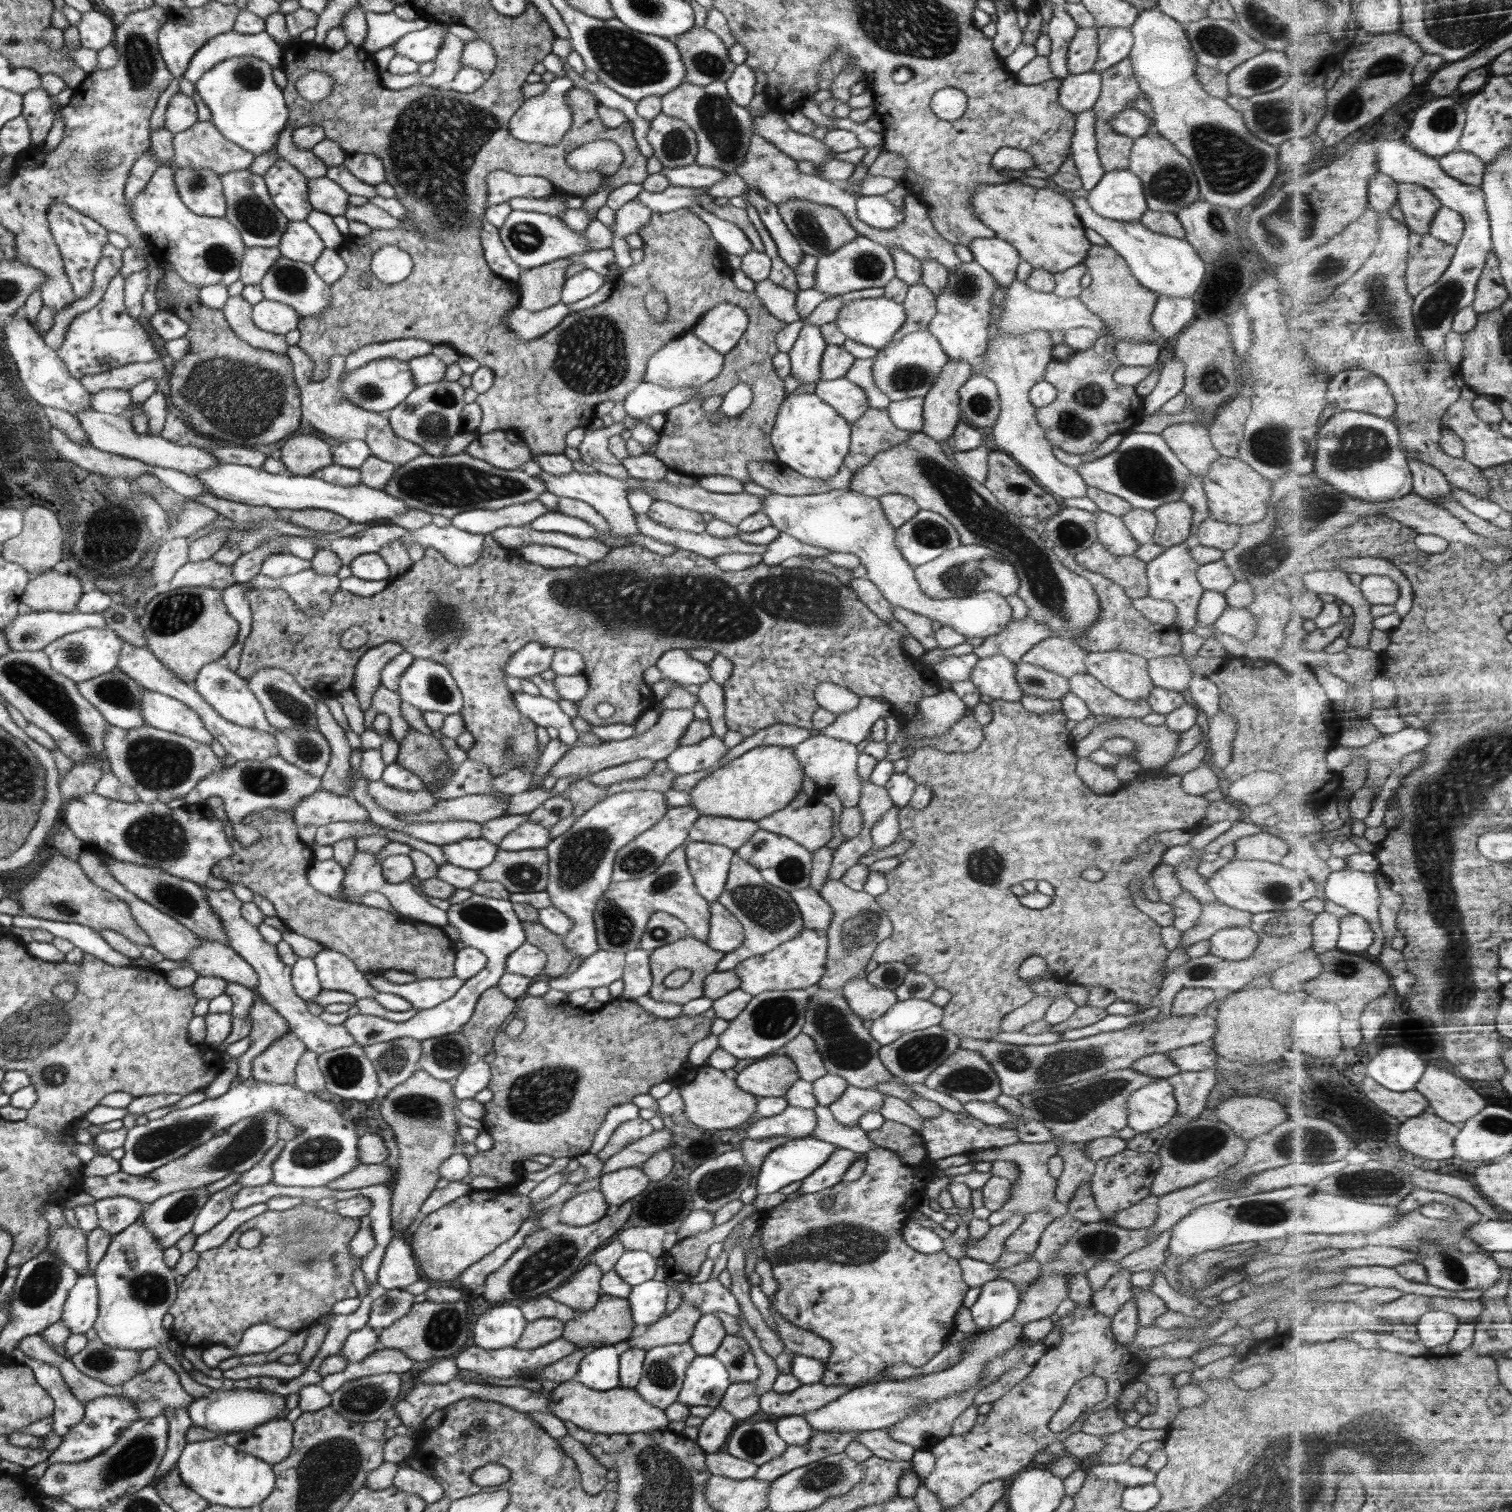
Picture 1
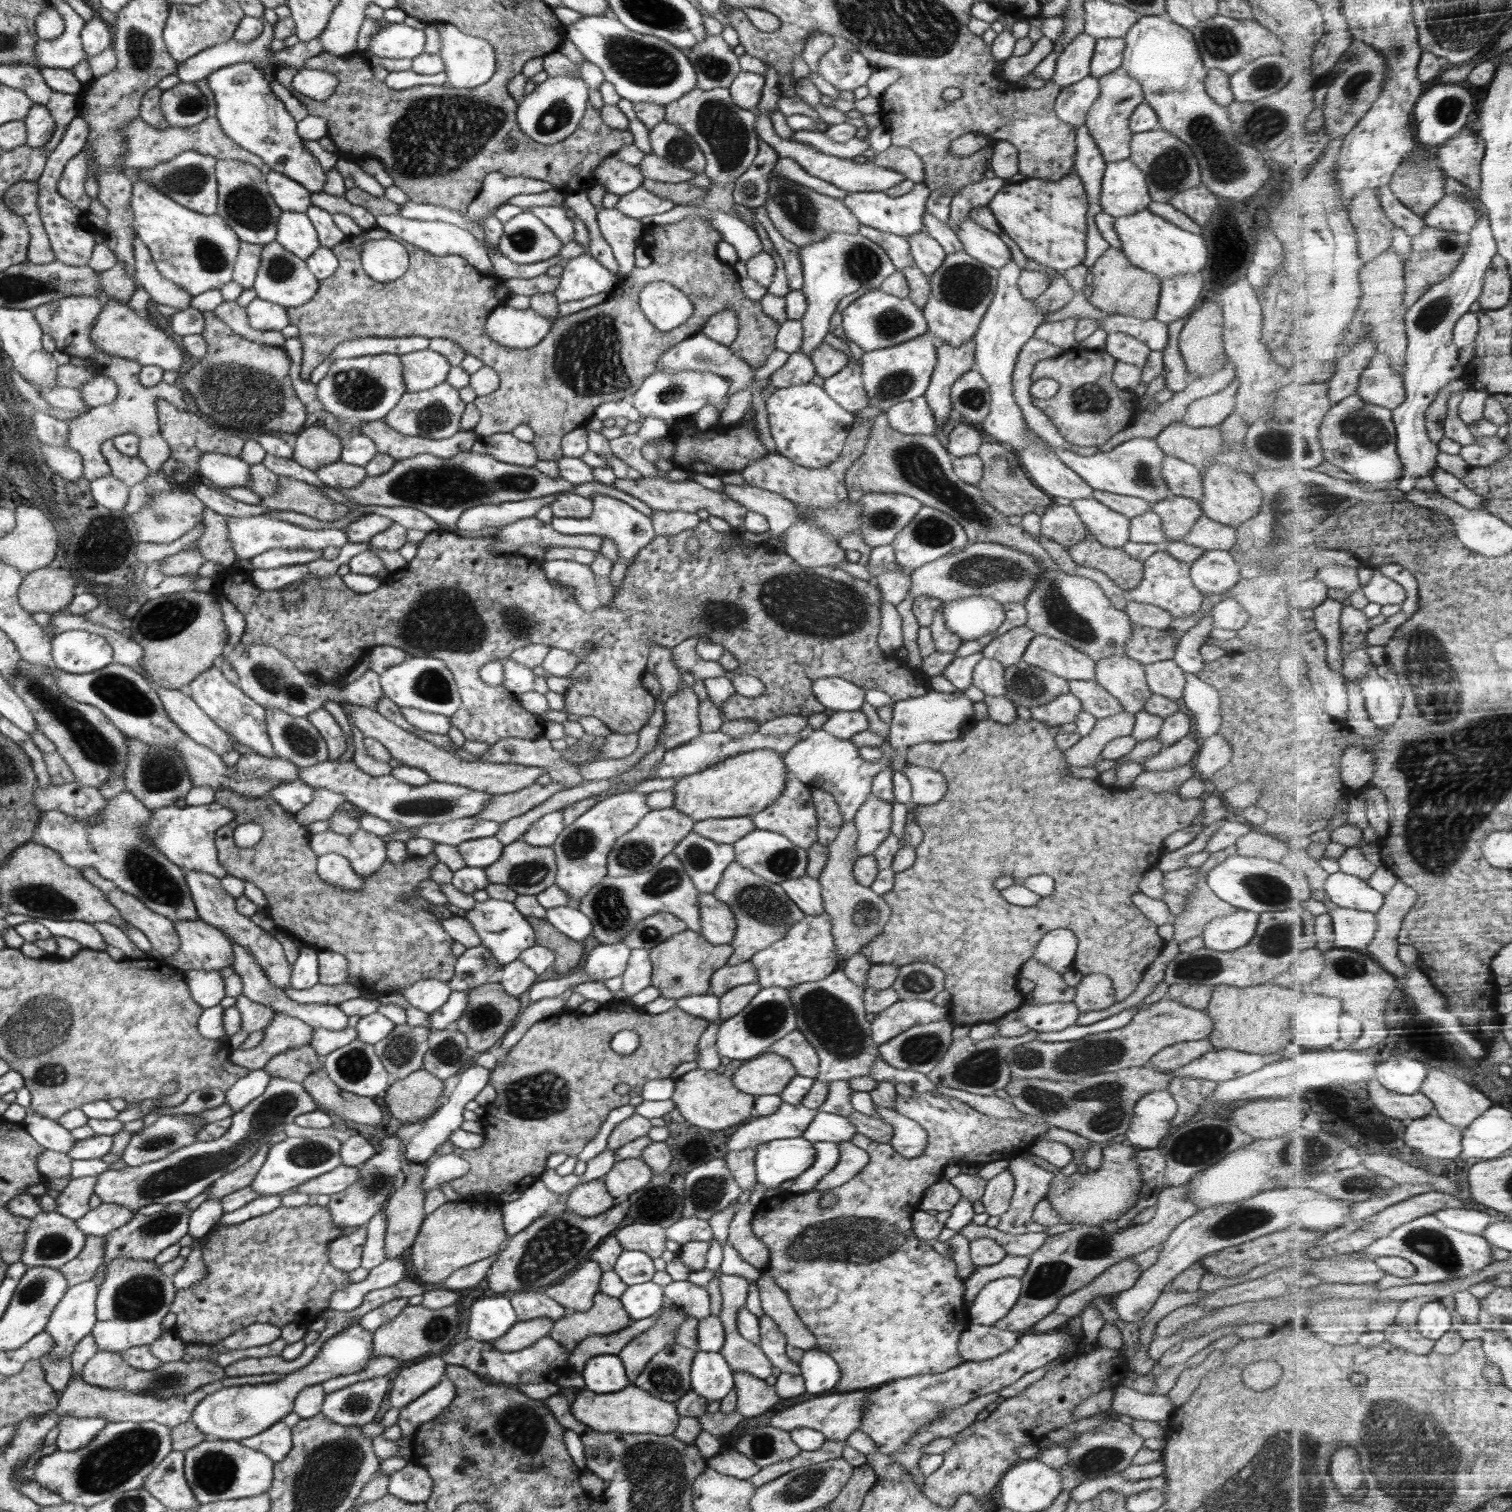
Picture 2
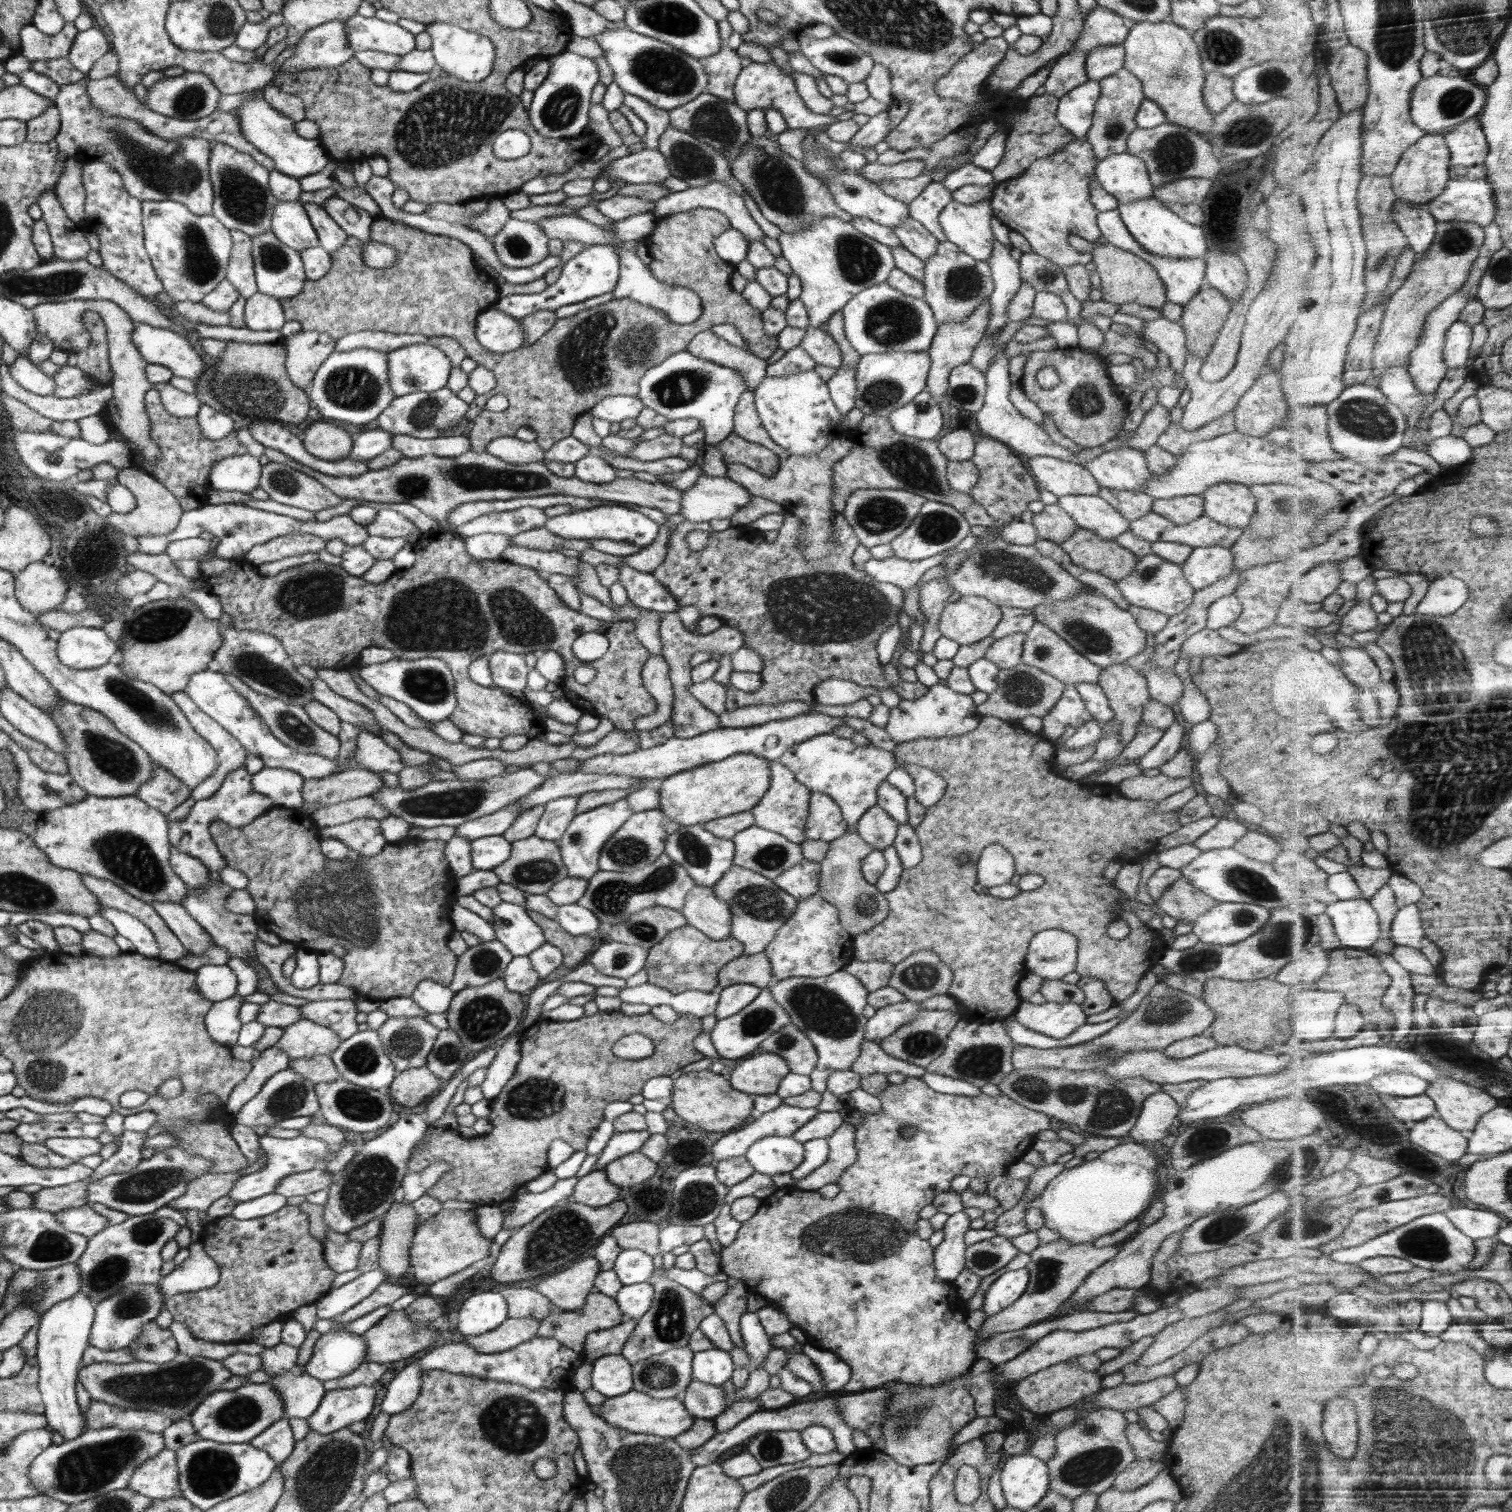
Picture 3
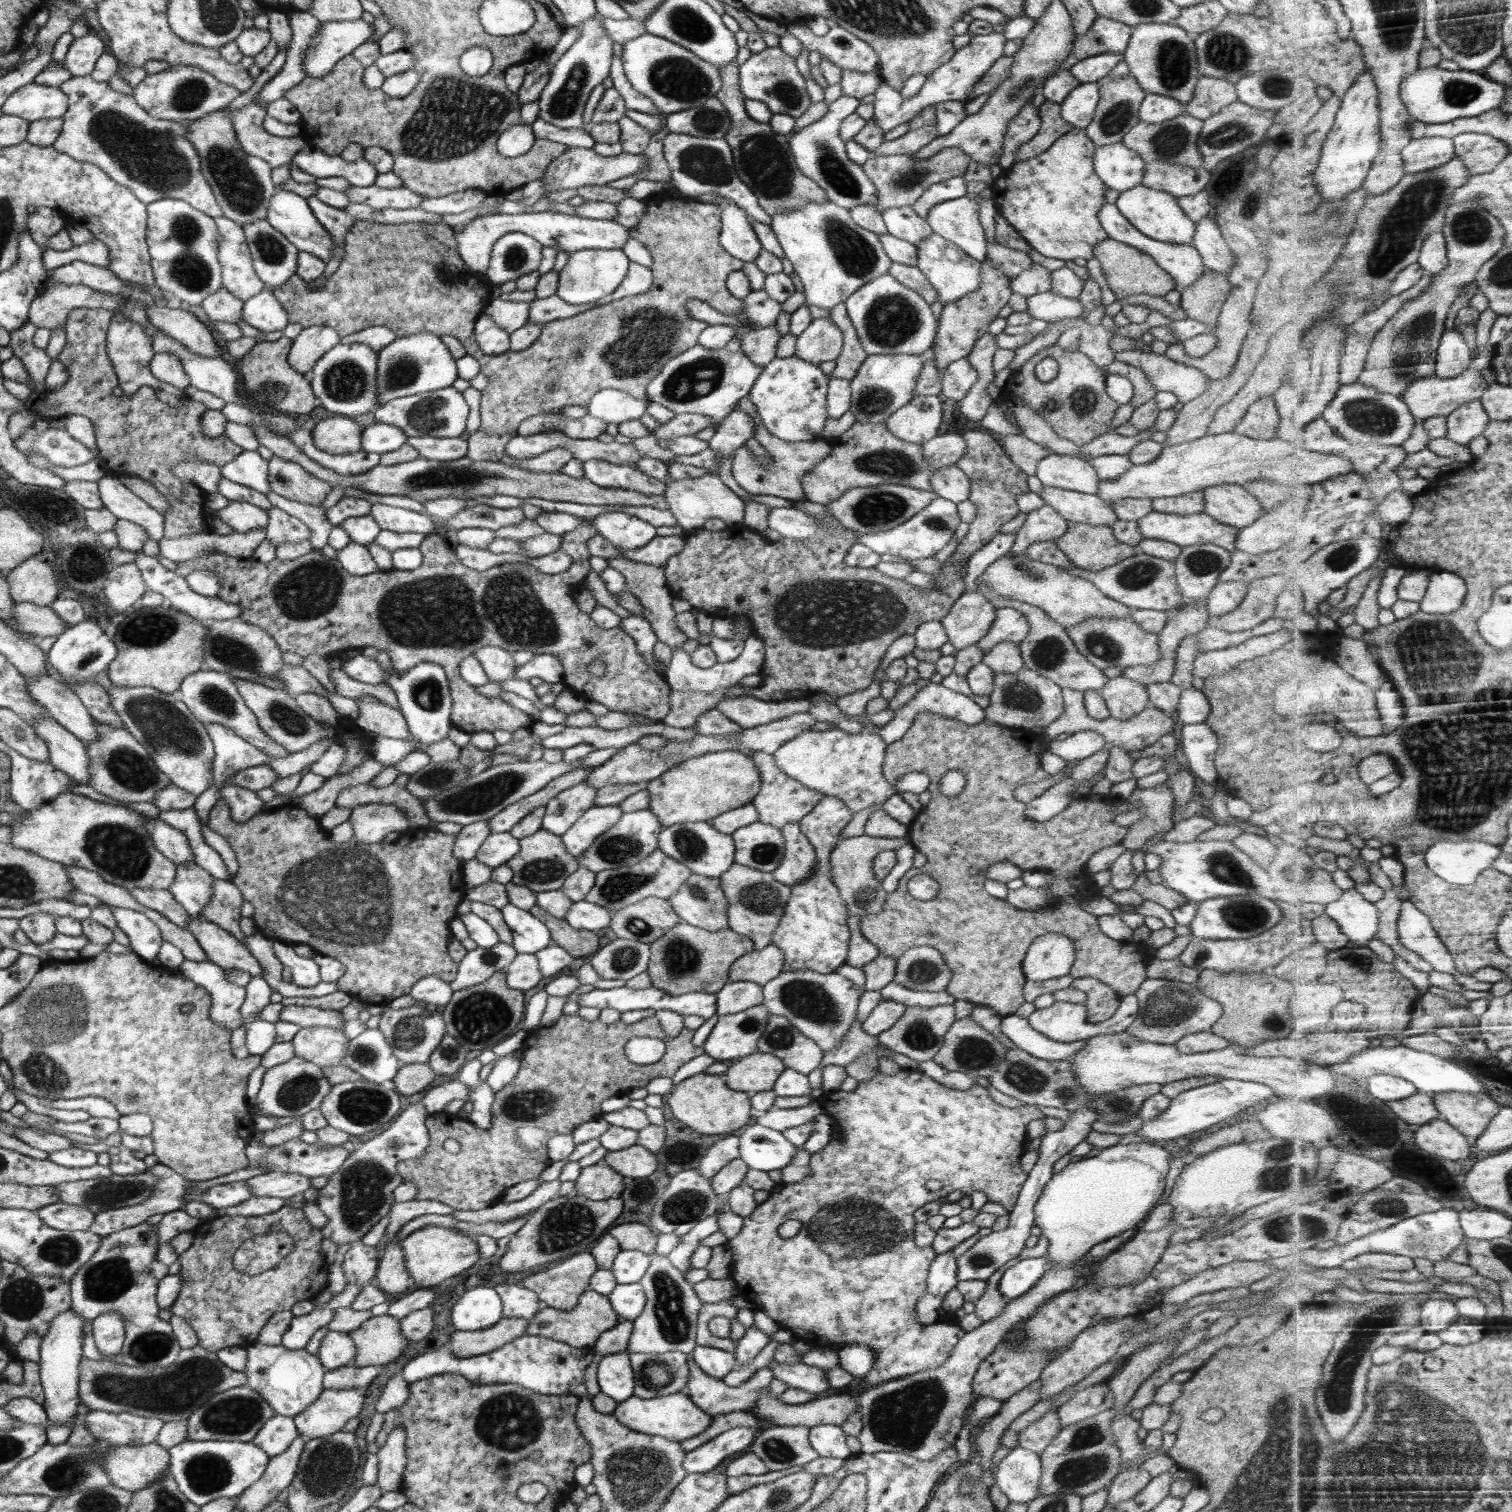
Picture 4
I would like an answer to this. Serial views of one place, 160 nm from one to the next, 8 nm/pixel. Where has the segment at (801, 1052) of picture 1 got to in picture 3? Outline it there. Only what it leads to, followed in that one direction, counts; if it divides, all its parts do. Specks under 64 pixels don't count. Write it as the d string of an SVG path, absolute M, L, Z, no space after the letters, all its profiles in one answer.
M792 1023L771 1034L761 1042L759 1051L778 1054L788 1064L790 1072L809 1076L817 1065L816 1047Z

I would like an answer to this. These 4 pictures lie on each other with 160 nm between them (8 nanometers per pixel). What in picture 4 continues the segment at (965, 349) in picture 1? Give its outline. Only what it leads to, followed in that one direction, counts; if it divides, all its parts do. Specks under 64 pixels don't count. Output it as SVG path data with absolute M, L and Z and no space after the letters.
M933 233L922 239L920 245L916 245L916 248L918 256L917 268L924 272L932 288L936 289L938 299L942 301L942 305L960 301L960 299L974 293L980 287L981 263L964 253L956 244Z

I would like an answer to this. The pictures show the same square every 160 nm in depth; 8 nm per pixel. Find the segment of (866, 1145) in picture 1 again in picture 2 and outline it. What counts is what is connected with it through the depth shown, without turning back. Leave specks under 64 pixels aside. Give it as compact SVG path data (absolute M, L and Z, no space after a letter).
M817 1111L810 1126L802 1133L808 1142L842 1142L851 1140L853 1133L856 1133L853 1124L843 1116L822 1111Z

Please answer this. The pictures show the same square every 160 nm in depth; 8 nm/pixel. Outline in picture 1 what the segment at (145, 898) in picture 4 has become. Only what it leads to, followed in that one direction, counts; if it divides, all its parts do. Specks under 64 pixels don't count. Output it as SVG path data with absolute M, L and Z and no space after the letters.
M209 938L199 939L201 945L181 960L183 966L192 968L200 976L216 976L250 990L258 987L256 971L232 947Z

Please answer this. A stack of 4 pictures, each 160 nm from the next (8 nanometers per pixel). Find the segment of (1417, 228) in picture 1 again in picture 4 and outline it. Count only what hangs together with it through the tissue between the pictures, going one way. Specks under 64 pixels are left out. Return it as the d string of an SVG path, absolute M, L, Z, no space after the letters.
M1450 137L1414 139L1403 150L1407 174L1418 174L1449 164L1457 157L1457 143Z

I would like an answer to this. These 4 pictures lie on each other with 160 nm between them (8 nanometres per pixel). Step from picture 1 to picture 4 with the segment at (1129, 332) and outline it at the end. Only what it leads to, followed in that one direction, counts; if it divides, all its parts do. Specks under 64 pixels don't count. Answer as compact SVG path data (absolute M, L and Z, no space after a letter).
M1107 239L1098 243L1093 252L1094 257L1100 261L1102 273L1104 273L1106 282L1108 282L1110 290L1116 295L1117 300L1140 294L1163 298L1170 291L1175 290L1176 282L1174 279L1166 271L1162 271L1152 257L1132 248L1132 246Z

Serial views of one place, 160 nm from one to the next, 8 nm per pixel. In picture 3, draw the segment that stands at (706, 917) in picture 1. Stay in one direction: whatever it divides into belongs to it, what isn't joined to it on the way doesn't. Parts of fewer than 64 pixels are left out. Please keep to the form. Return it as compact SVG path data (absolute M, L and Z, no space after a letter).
M666 854L660 855L652 864L635 871L598 871L587 884L577 904L591 910L603 927L629 920L633 914L651 906L665 906L674 910L684 908L684 898L694 888L694 880L679 864Z

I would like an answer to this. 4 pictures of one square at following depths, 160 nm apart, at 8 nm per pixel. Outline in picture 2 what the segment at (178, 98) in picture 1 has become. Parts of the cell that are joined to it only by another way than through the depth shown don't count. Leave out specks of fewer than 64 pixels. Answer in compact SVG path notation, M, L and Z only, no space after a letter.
M181 82L163 90L161 111L170 126L194 126L207 117L206 97L194 82Z

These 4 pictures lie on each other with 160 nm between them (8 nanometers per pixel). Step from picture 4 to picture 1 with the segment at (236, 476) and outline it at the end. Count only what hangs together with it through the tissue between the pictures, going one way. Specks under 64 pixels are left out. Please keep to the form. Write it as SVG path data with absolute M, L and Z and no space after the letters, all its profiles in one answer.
M85 408L75 412L74 416L80 421L81 427L89 437L89 444L94 448L111 452L123 457L132 457L141 460L150 466L161 466L179 470L190 475L201 473L202 471L211 469L213 466L219 465L218 460L212 452L204 448L180 446L178 443L170 442L162 435L151 435L150 433L135 433L132 423L122 415L108 414L100 412L94 408Z

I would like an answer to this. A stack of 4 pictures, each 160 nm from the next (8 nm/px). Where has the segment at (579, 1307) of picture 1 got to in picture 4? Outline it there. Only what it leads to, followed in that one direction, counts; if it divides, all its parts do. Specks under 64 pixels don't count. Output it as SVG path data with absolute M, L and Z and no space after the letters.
M583 1252L538 1270L535 1274L524 1278L520 1284L533 1290L543 1306L568 1311L578 1304L580 1295L589 1288L590 1278L598 1270L594 1256L591 1253Z

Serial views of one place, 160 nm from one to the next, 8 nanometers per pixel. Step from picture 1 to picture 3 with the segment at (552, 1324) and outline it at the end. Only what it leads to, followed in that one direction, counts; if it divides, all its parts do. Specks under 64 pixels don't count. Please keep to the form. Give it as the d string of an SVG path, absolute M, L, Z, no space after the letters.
M508 1318L490 1332L468 1336L467 1345L484 1354L494 1354L510 1350L527 1340L537 1337L540 1320L534 1318Z

